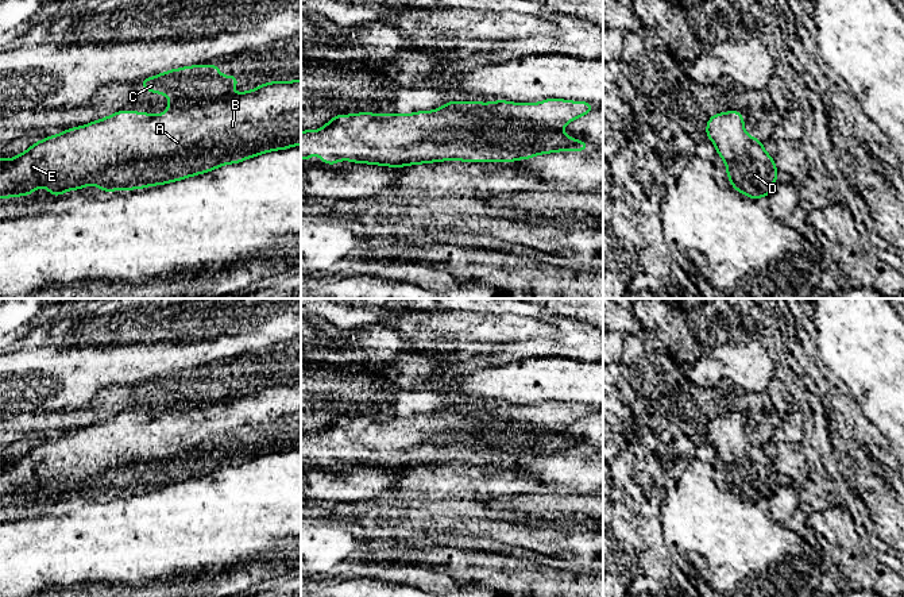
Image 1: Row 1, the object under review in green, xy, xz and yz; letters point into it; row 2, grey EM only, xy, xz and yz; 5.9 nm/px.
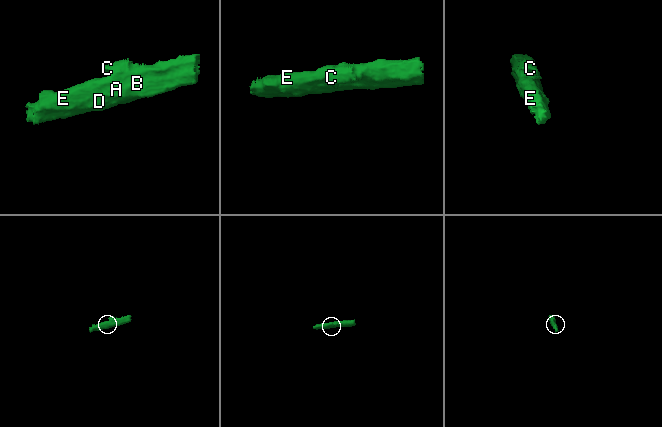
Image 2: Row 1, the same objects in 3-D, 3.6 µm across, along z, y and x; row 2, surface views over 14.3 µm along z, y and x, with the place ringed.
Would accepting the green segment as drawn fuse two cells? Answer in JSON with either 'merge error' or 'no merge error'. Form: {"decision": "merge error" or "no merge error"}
{"decision": "no merge error"}

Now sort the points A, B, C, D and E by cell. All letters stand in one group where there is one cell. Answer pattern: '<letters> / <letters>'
A B C D E

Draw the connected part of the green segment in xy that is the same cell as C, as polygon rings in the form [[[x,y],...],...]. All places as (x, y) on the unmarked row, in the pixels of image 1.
[[[213,365],[143,381],[143,392],[169,398],[169,411],[163,416],[119,413],[97,424],[42,442],[12,462],[0,462],[0,501],[32,497],[40,489],[49,492],[50,498],[90,488],[104,494],[143,492],[301,447],[301,382],[264,385],[243,396],[233,396],[229,389],[239,389],[236,378],[224,380]]]

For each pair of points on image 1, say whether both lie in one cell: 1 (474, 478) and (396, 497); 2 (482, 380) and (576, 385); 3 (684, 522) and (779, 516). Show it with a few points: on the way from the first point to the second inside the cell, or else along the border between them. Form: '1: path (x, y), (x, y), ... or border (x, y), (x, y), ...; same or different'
1: path (455, 481), (414, 482); same
2: path (505, 380), (553, 380); same
3: border (768, 515), (780, 524); different

